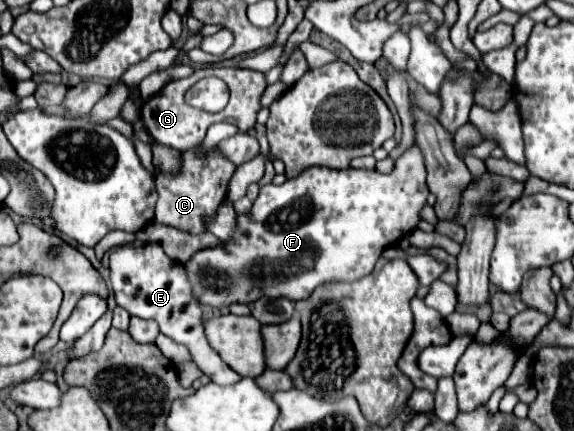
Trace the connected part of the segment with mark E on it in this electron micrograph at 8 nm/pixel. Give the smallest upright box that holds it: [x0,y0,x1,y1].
[110,243,242,385]

